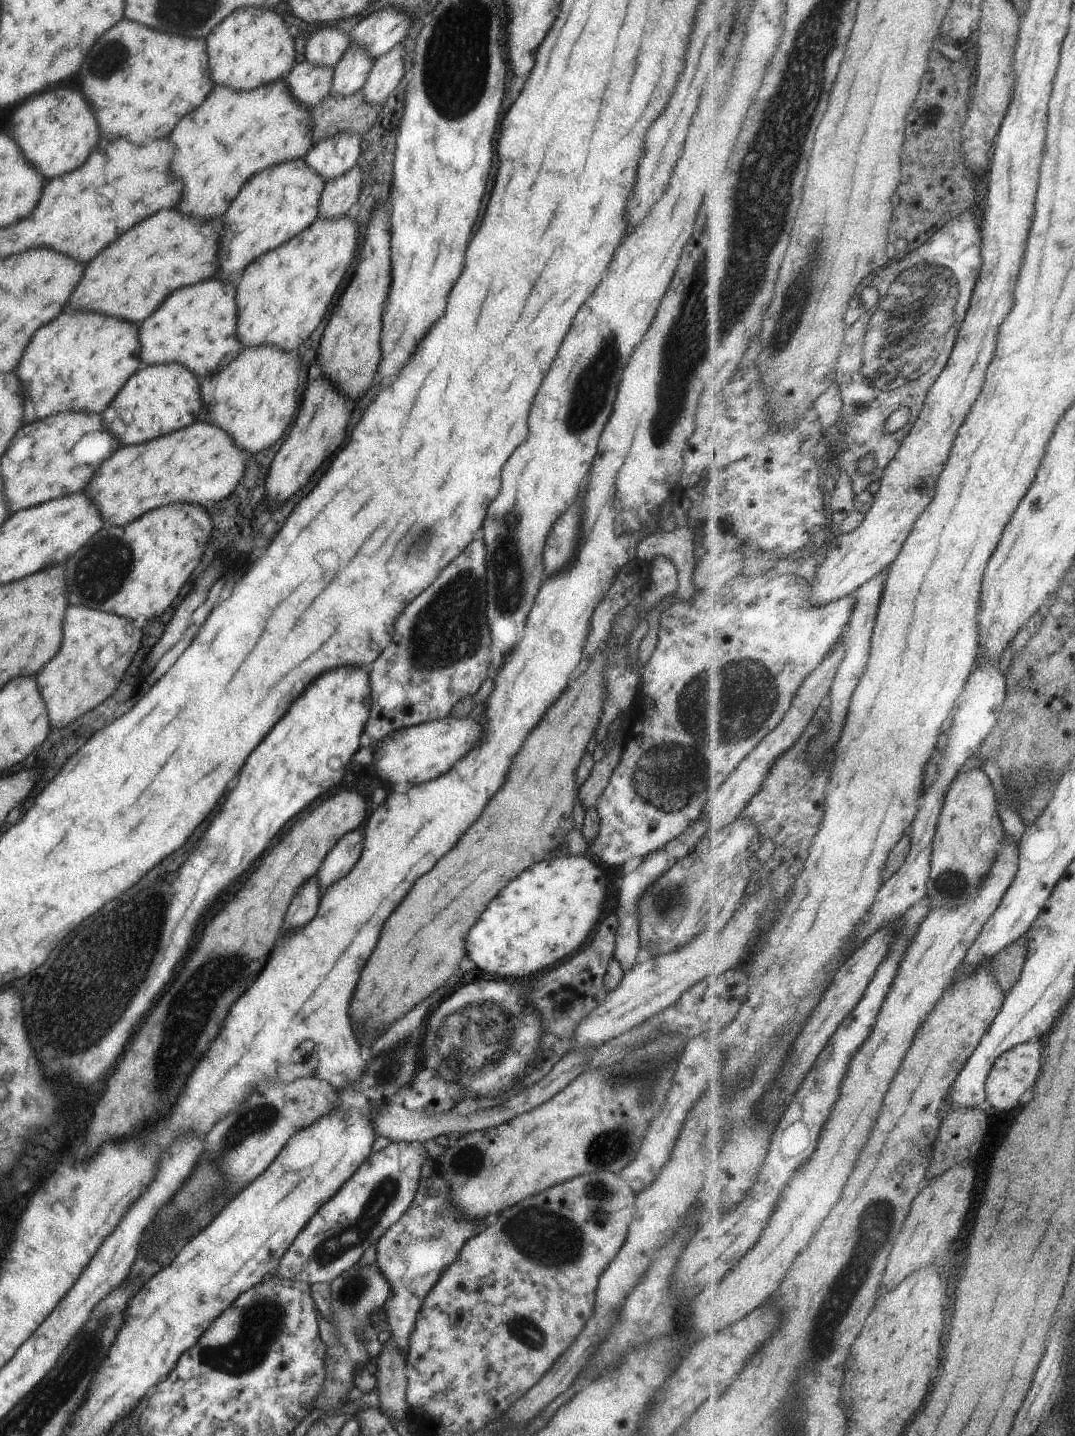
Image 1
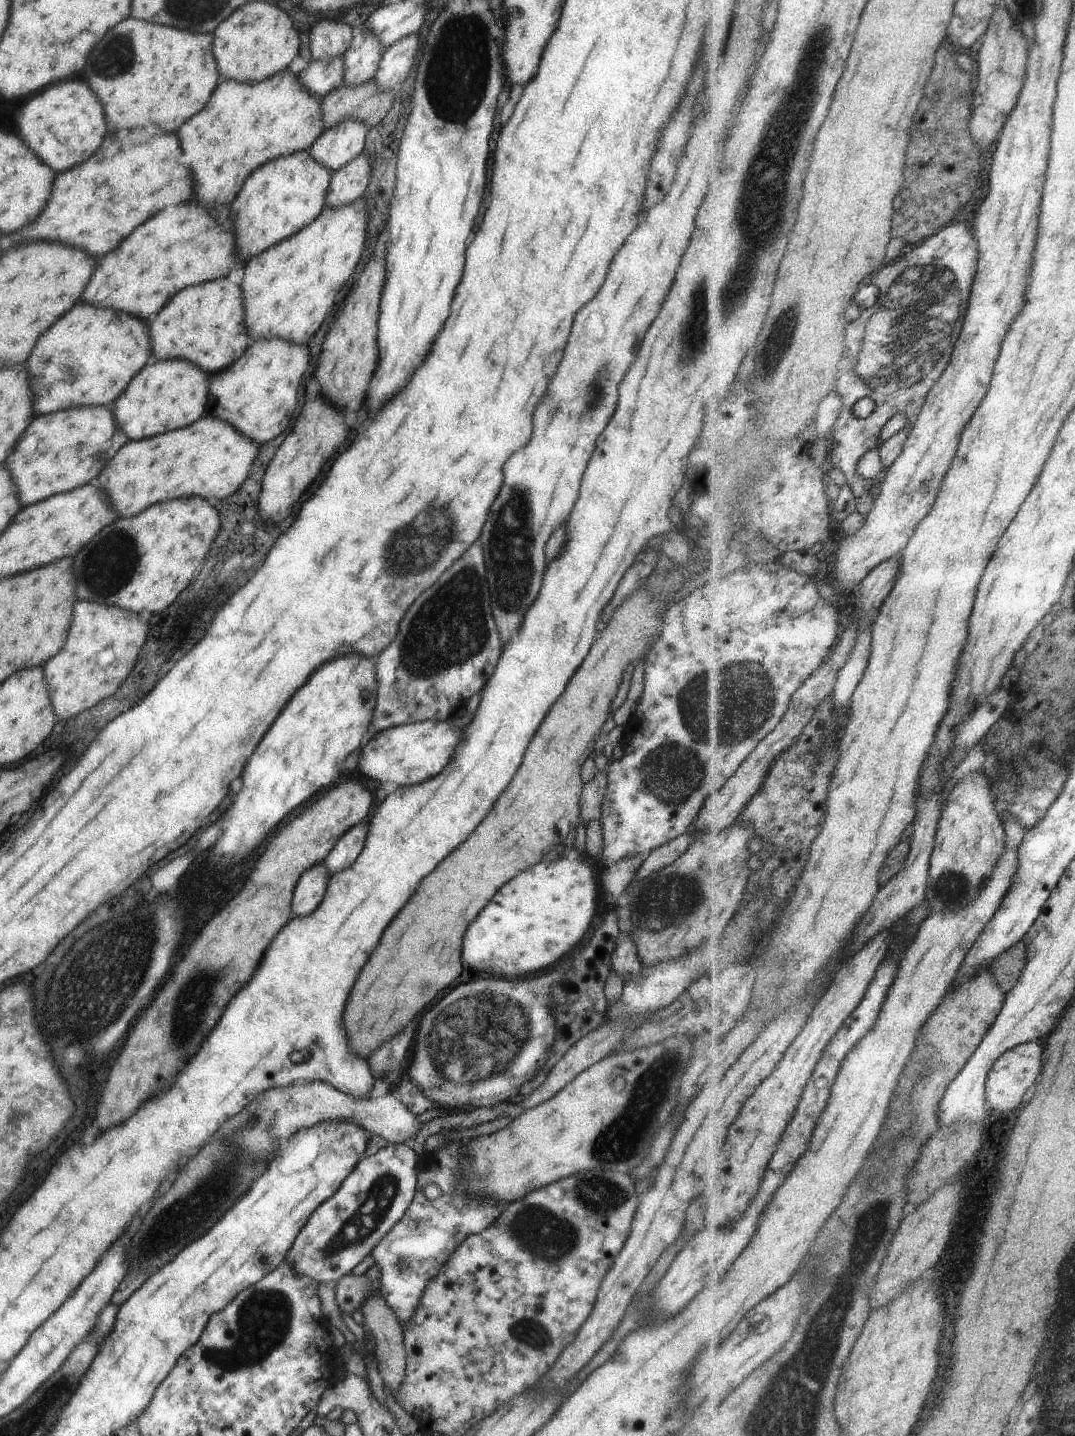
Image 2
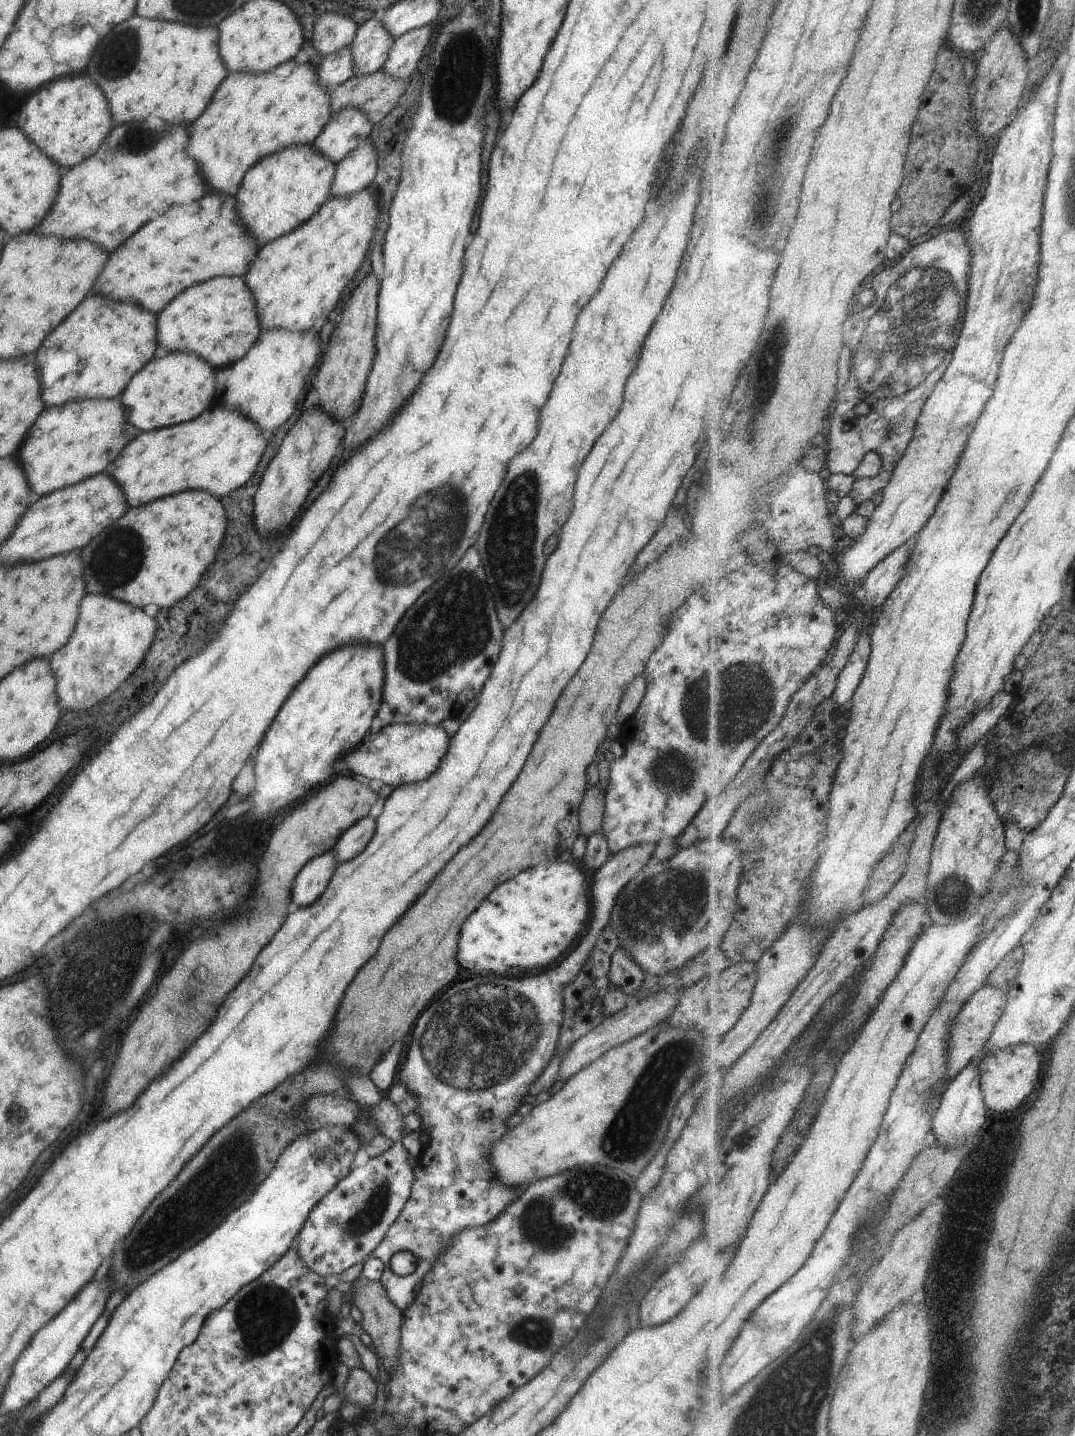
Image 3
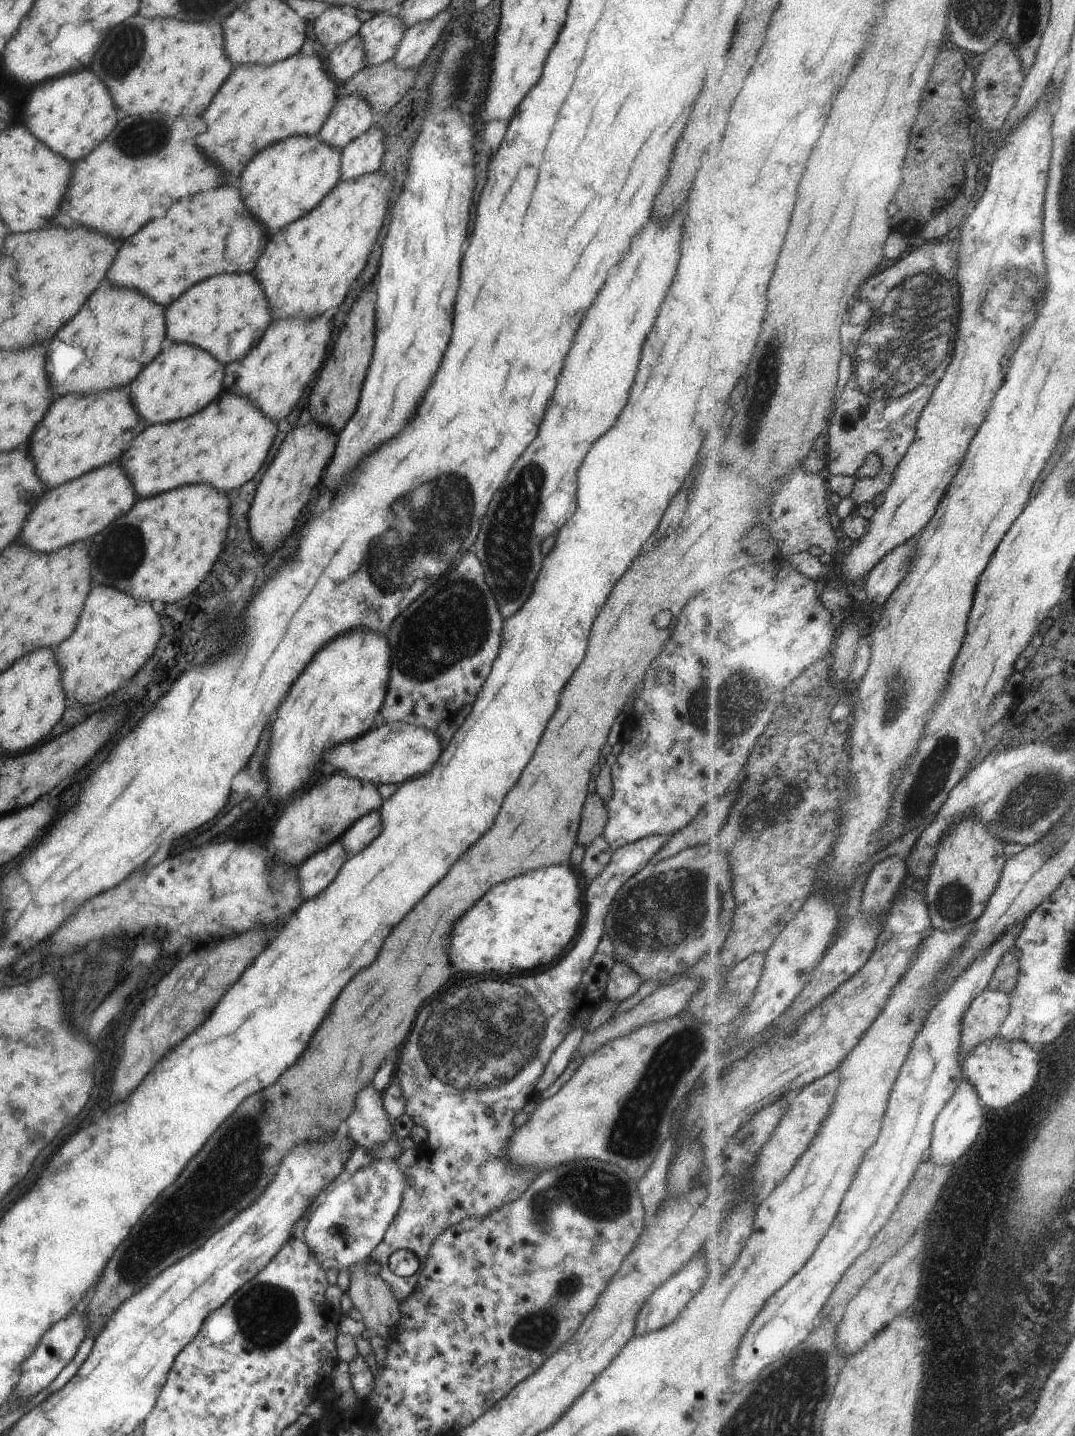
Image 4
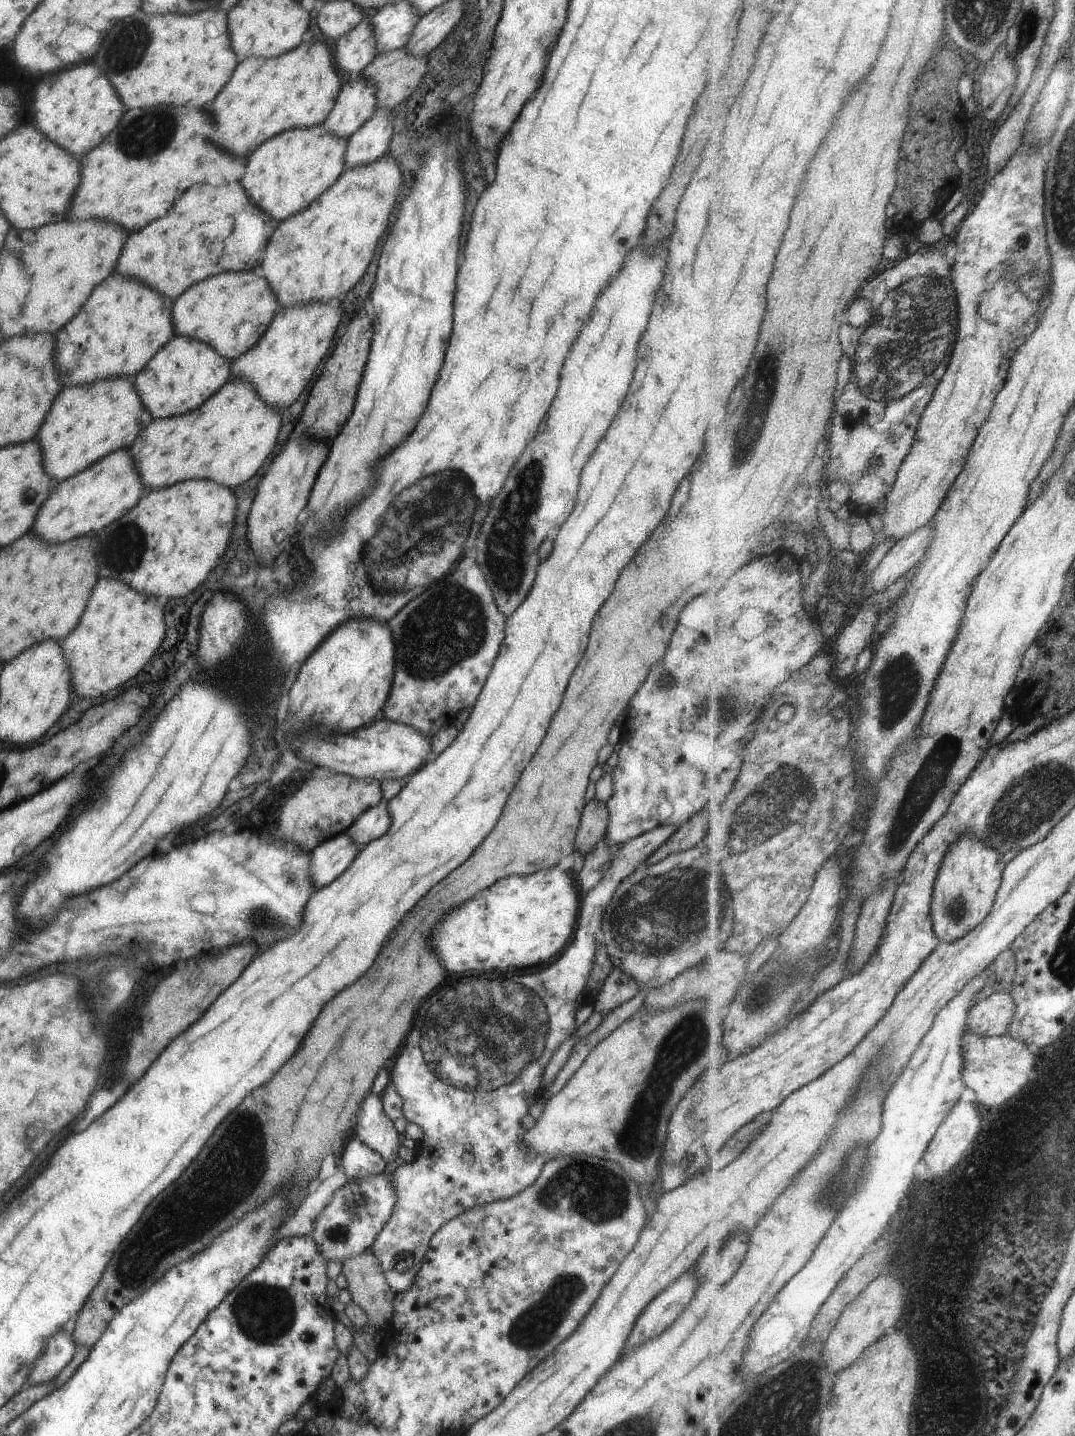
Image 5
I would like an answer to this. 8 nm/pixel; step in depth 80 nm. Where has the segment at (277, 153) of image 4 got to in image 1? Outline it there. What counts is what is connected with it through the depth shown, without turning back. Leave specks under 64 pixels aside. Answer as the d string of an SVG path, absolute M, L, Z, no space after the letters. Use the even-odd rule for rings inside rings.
M304 157L280 162L258 170L241 186L223 216L219 246L219 278L229 280L231 272L243 270L257 256L273 250L306 229L318 217L324 180L306 165Z

